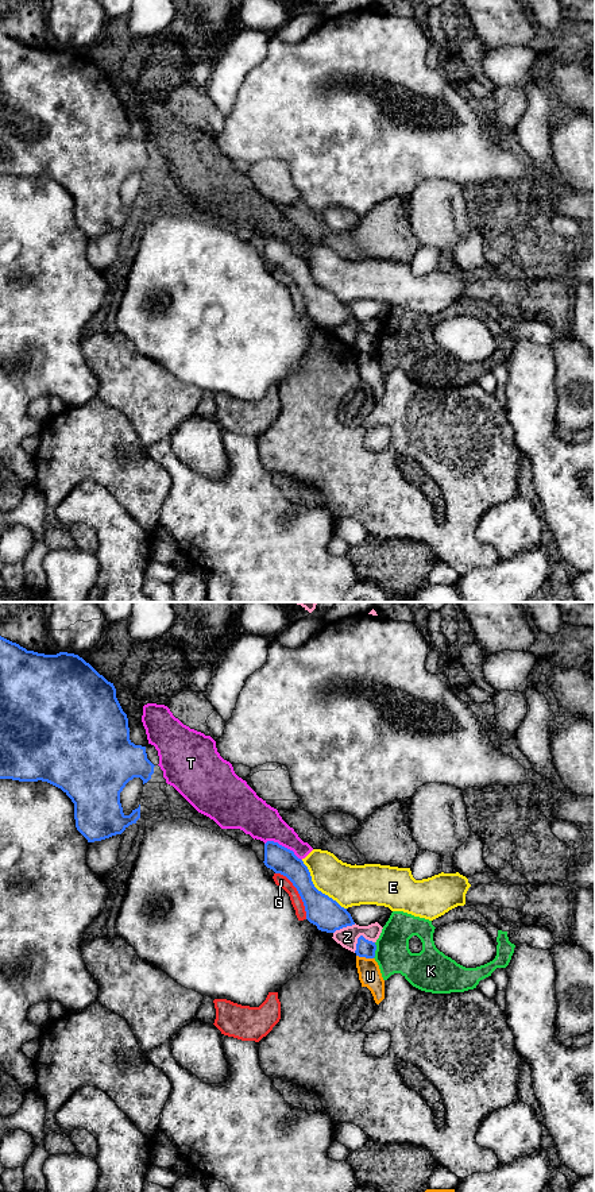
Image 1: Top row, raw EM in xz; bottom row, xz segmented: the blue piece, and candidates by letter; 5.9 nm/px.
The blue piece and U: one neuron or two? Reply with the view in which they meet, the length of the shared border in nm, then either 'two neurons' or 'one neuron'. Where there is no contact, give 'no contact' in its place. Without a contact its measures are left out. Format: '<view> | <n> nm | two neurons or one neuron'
xz | 110 nm | two neurons

